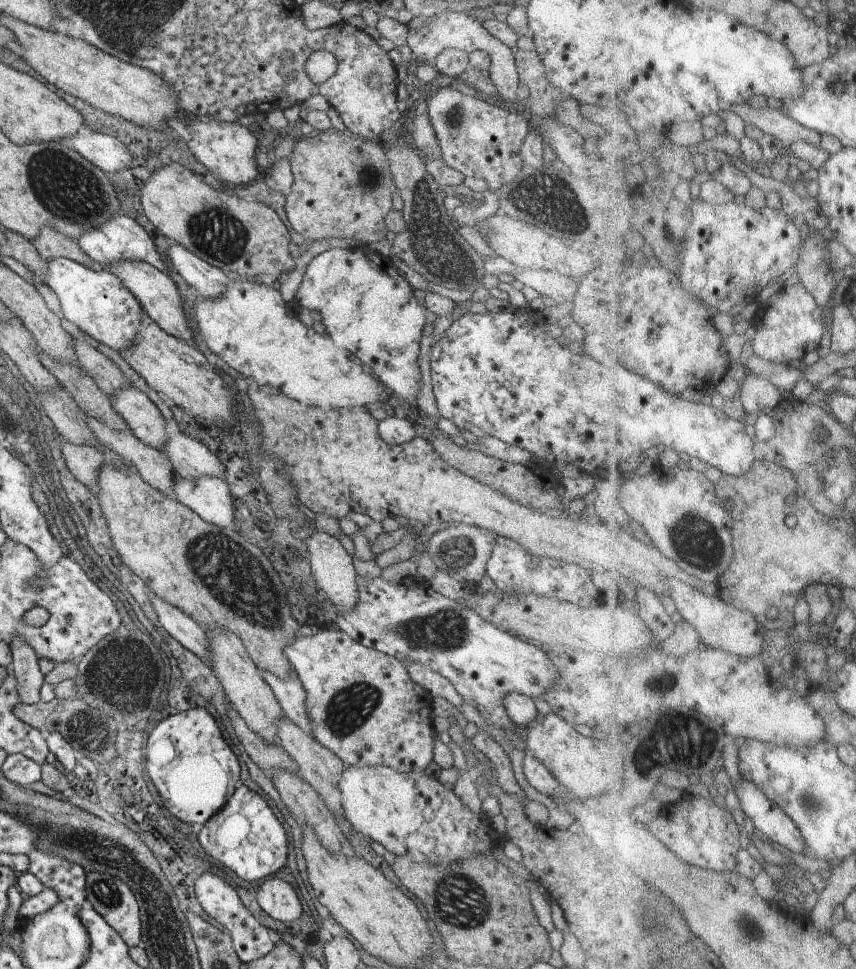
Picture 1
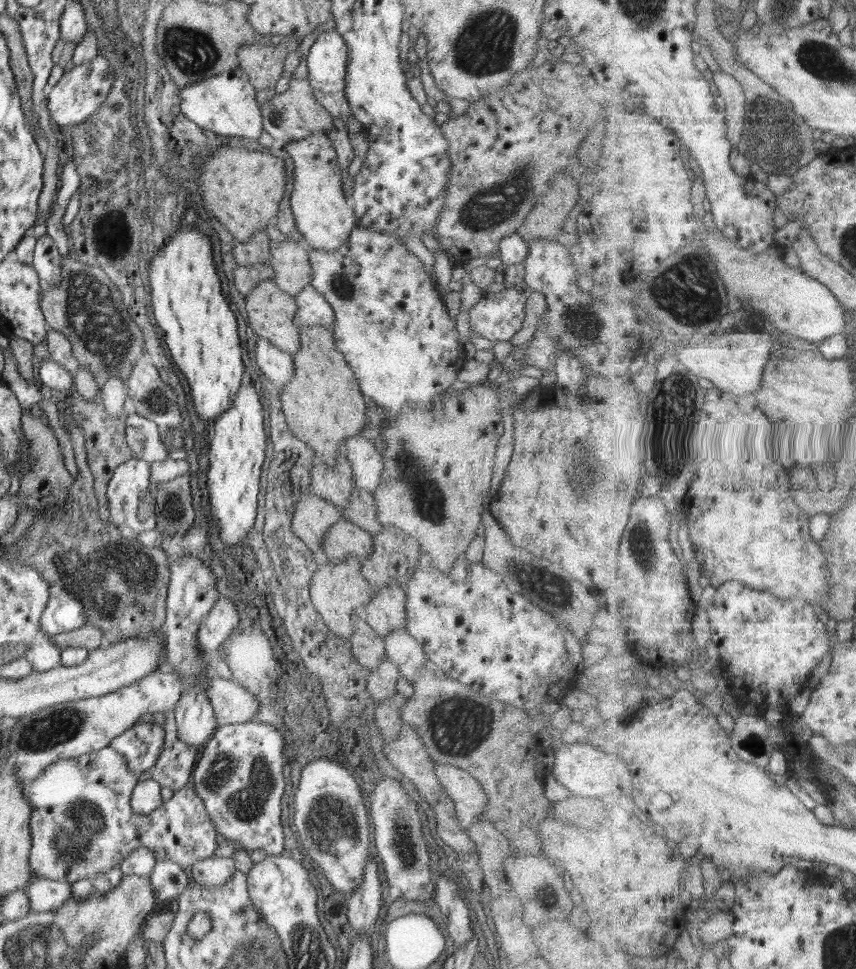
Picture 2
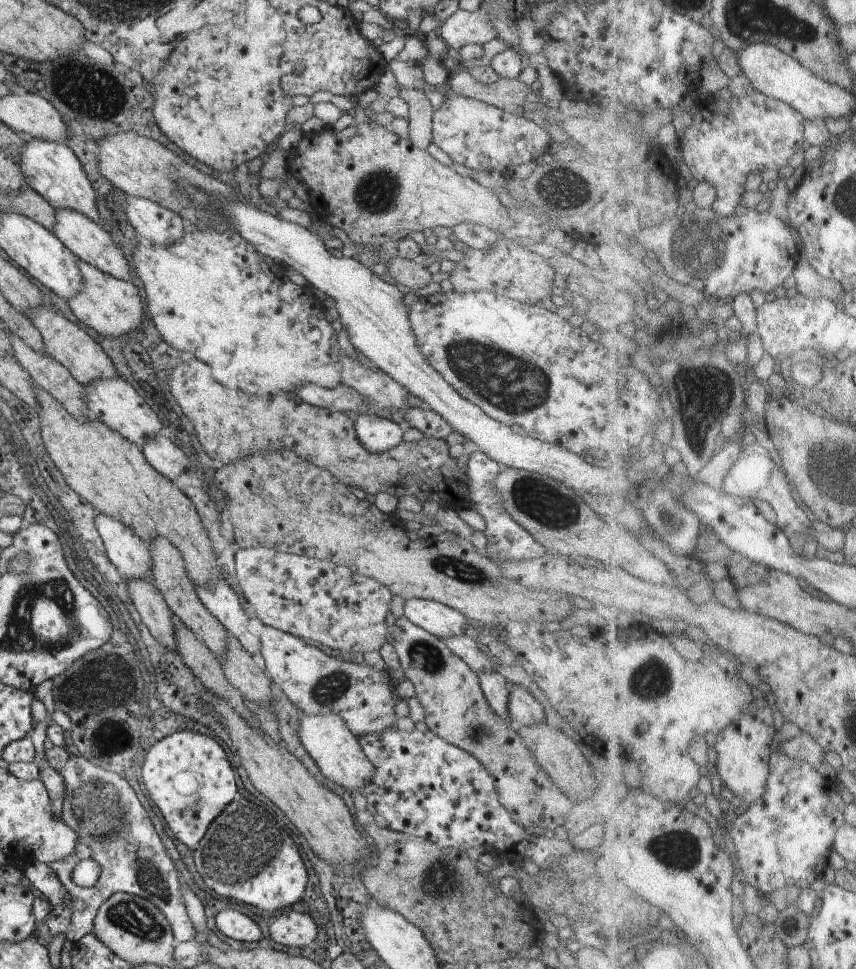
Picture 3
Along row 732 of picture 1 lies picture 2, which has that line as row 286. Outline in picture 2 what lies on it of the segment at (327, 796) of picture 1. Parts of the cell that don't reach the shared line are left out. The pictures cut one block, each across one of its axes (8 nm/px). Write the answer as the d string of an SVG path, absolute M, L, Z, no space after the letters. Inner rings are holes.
M285 240L273 245L270 266L275 270L273 279L277 286L294 298L313 279L313 268L309 257L310 247L298 241Z

